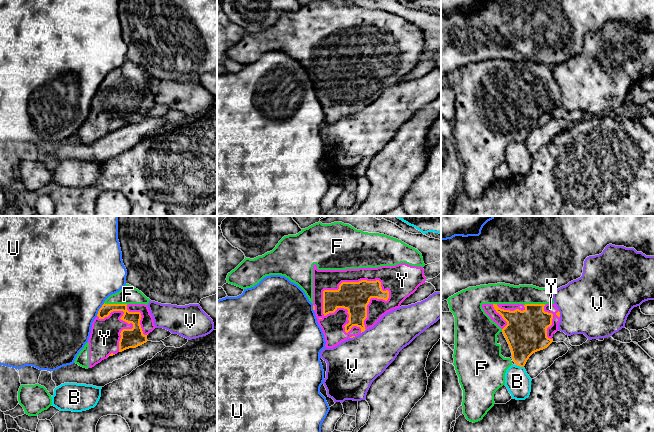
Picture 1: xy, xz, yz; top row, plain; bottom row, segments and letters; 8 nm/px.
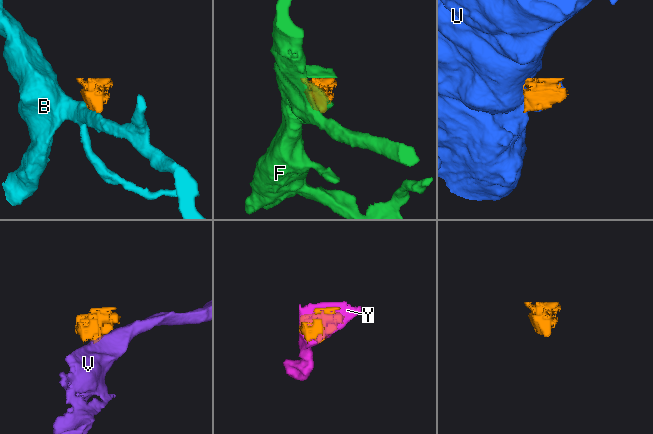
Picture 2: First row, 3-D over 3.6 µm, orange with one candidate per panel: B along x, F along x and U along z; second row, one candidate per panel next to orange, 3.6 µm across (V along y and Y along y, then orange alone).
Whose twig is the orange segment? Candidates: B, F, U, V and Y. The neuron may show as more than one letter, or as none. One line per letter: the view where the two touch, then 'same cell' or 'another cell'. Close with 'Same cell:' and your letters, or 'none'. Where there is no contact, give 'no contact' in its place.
B: yz | another cell
F: xy | another cell
U: xy | another cell
V: xz | another cell
Y: xz | same cell
Same cell: Y

